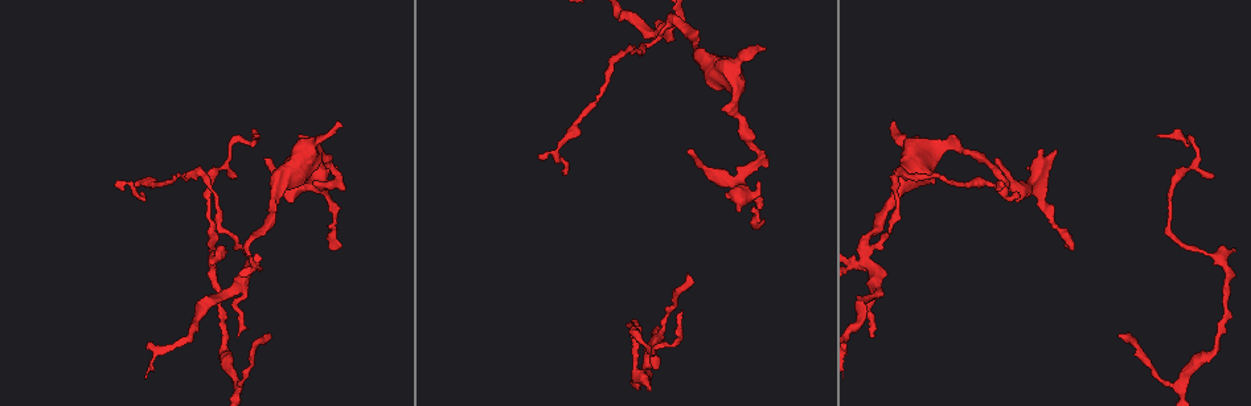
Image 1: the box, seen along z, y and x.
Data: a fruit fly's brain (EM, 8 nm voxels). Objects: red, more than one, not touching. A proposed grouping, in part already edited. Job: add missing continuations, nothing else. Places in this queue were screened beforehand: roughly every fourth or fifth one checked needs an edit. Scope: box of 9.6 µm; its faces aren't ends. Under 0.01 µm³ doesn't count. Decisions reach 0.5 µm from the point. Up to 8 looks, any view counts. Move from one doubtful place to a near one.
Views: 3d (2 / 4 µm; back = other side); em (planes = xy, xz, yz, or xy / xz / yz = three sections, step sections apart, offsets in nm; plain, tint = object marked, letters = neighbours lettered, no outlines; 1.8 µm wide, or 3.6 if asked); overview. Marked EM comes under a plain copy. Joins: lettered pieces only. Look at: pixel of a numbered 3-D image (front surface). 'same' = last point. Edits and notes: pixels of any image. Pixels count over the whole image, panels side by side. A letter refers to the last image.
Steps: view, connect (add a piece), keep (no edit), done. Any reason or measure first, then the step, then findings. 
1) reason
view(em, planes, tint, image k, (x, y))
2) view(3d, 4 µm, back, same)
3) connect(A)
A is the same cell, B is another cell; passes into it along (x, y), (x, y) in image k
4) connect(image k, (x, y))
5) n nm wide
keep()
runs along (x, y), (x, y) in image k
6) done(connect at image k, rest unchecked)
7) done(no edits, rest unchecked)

view(em, xy, step 4, tint, image 1, (340, 123))

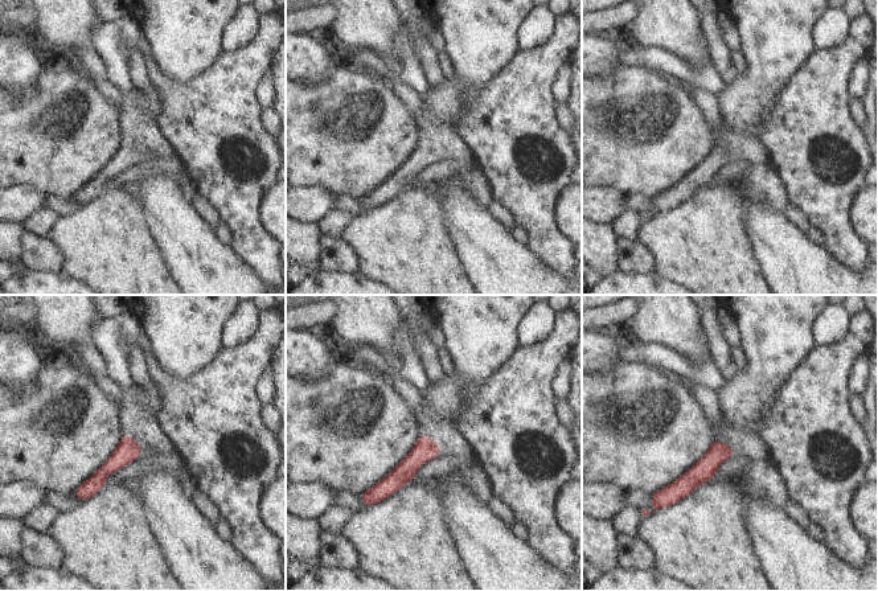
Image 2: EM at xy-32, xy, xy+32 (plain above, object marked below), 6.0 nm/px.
see the neighbours
view(em, xy, step 4, letters, same)

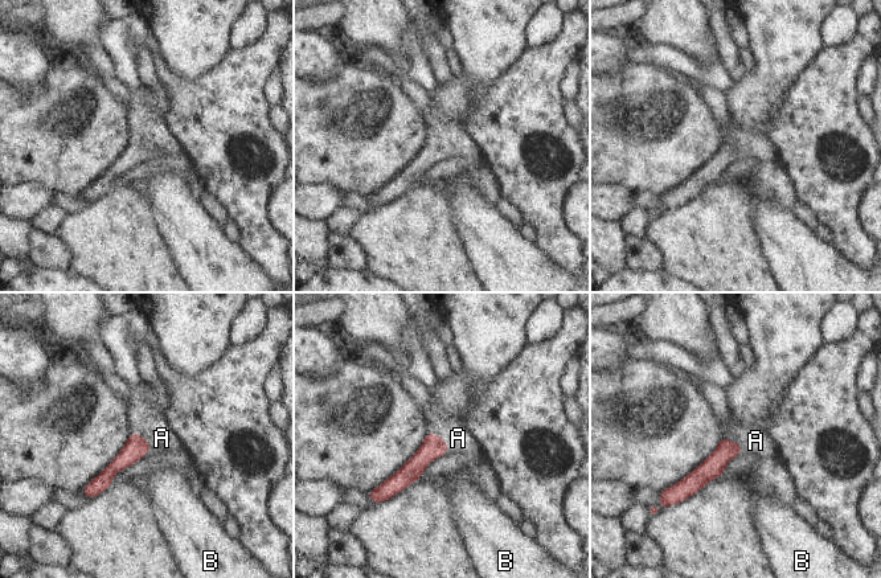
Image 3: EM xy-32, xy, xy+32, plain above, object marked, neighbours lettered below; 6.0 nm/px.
connect(A)
A is the same cell, B is another cell; passes into it along (433, 447), (446, 443), (458, 438) in image 3; it goes on there

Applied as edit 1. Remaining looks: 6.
free end
view(em, xz, step 8, tint, image 1, (266, 159))

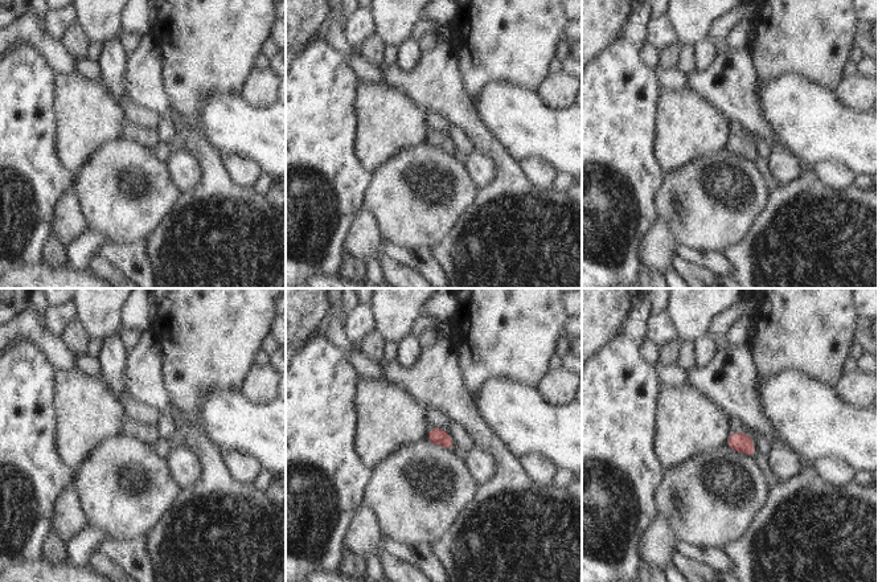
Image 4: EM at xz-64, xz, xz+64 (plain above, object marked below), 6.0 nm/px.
view(em, yz, step 8, letters, same)

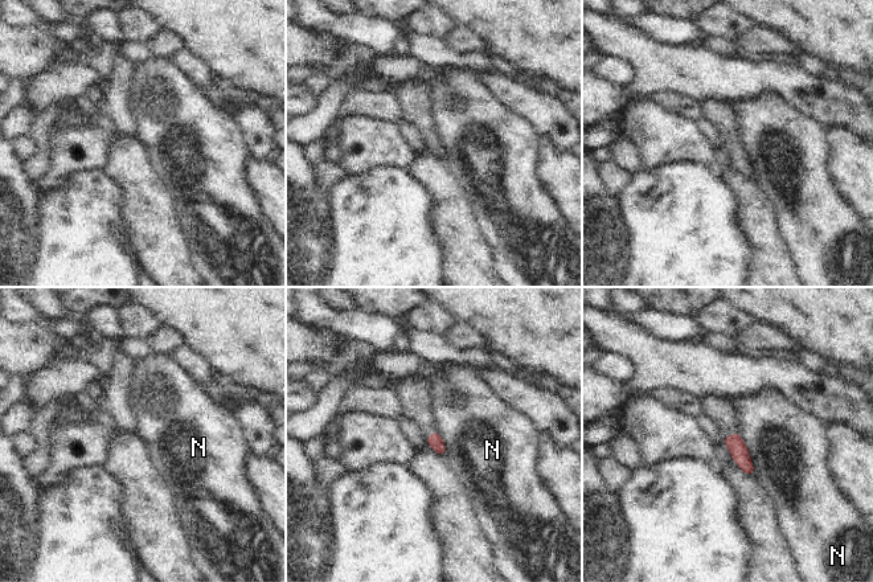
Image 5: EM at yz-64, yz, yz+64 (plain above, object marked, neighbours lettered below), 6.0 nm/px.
keep()
N is another cell; none of them fits

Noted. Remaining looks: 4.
tapers out
view(em, xz, step 8, letters, image 1, (239, 334))

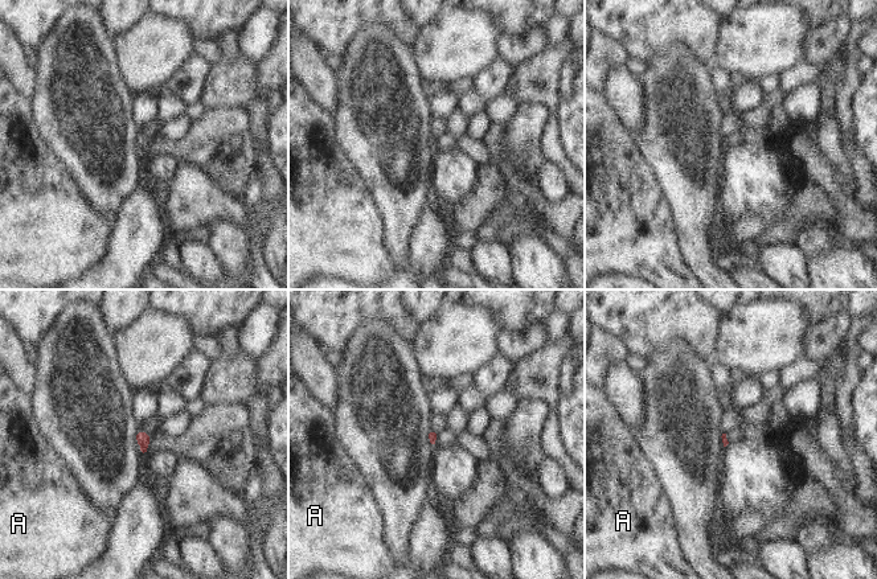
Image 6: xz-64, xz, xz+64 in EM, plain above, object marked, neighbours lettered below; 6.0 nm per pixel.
view(em, planes, letters, same)

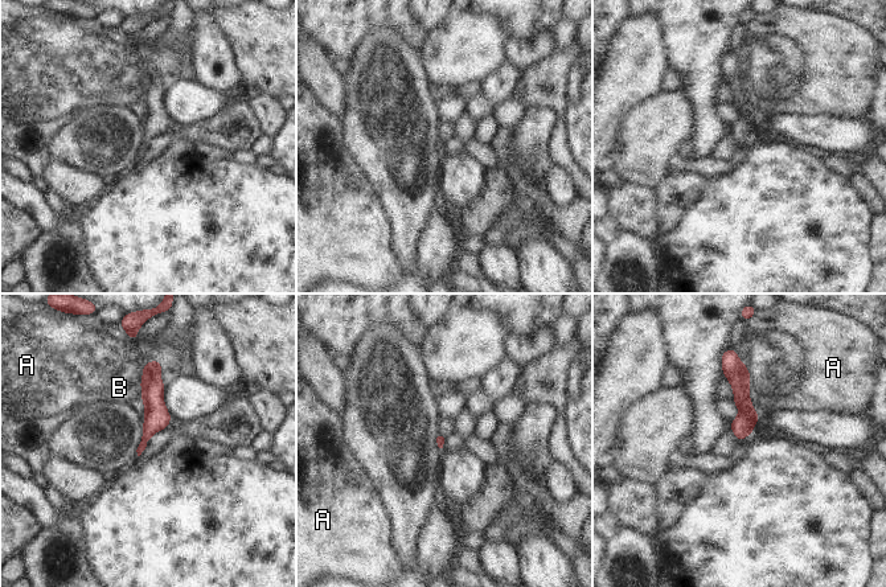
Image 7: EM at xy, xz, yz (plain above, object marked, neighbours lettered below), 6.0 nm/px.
A touches over 240 nm
keep()
A and B are other cells; border along (750, 378), (749, 398), (759, 414) in image 7; none of them fits

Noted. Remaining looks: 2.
done(connect at image 3, rest unchecked)

